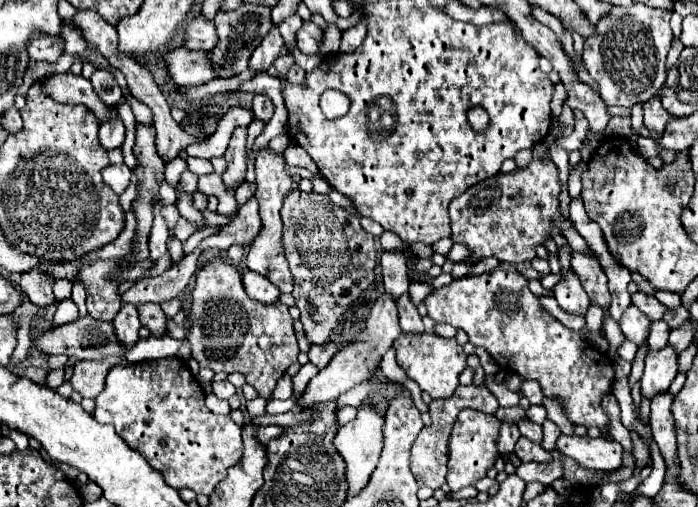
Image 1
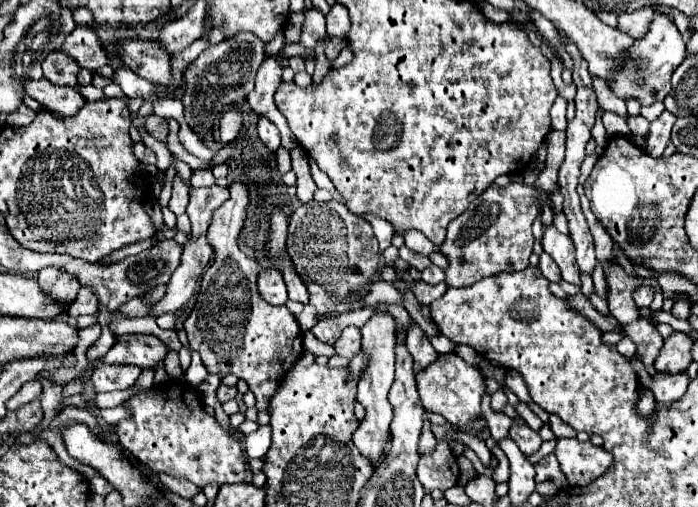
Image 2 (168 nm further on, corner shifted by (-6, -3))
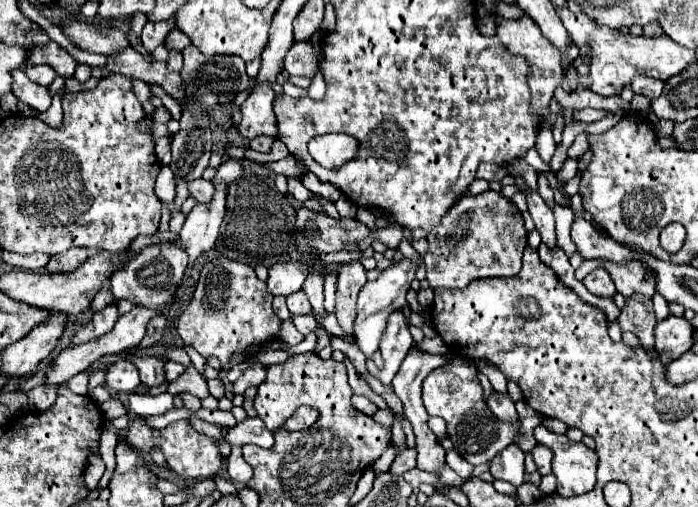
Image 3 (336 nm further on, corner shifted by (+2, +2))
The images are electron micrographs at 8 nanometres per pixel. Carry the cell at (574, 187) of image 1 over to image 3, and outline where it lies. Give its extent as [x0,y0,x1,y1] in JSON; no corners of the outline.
[581,268,617,298]

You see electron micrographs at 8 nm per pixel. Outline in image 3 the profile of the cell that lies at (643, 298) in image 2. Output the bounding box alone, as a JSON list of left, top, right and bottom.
[575,258,655,296]

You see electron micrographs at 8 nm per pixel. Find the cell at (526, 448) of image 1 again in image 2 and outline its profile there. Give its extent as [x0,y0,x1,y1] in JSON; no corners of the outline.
[509,421,543,455]

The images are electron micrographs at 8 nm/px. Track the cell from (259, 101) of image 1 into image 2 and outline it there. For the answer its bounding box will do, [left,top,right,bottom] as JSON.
[257,115,281,151]

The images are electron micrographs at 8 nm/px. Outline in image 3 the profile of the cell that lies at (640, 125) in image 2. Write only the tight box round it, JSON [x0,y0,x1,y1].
[573,108,607,124]

